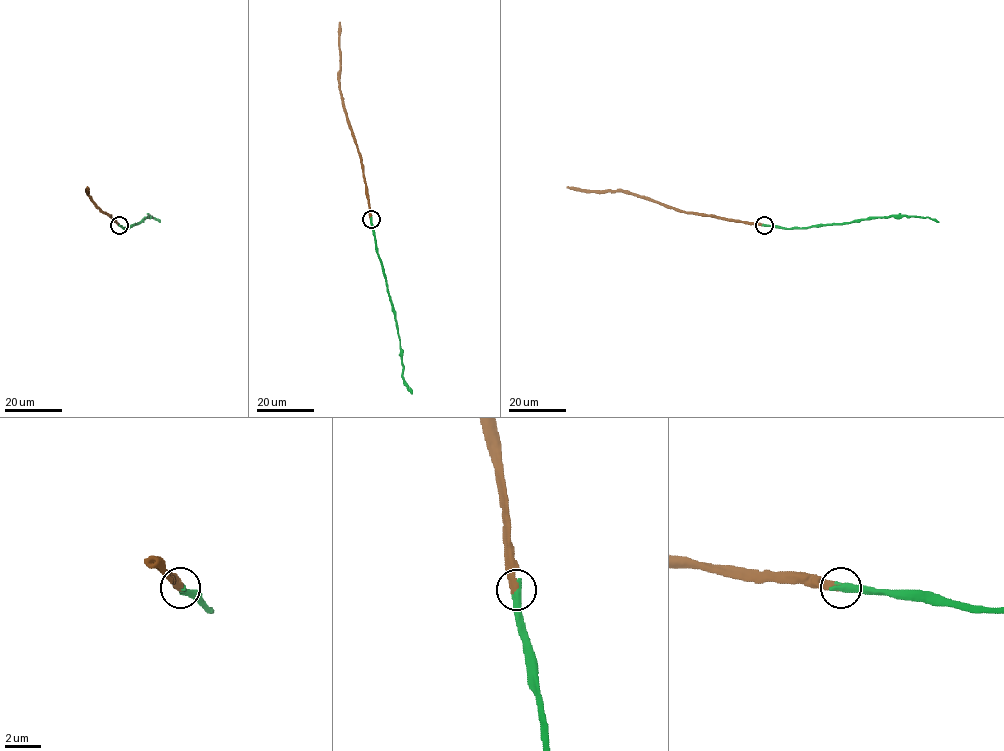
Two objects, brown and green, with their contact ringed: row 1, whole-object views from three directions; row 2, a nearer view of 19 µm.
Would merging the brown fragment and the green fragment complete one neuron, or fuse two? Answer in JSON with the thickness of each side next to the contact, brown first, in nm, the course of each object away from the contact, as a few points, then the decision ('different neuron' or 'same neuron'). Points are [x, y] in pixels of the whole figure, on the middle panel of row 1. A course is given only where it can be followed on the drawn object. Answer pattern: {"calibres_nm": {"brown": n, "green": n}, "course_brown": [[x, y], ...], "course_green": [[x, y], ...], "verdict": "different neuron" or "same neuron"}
{"calibres_nm": {"brown": 380, "green": 460}, "course_brown": [[371, 219], [361, 156], [340, 91], [340, 21]], "course_green": [[371, 219], [375, 248], [397, 328], [402, 378], [412, 393]], "verdict": "same neuron"}

